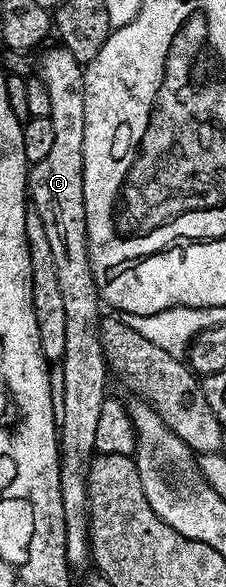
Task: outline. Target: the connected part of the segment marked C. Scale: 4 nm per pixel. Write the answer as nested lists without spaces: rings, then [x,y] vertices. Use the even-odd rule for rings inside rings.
[[[55,46],[48,53],[45,54],[41,60],[38,60],[38,79],[46,86],[46,91],[50,97],[50,130],[54,133],[54,138],[50,142],[50,154],[46,154],[46,158],[42,158],[42,162],[31,165],[28,173],[28,194],[30,197],[31,207],[38,214],[38,218],[42,218],[42,226],[46,230],[46,238],[50,238],[50,250],[54,254],[54,266],[58,266],[58,286],[62,290],[62,303],[66,310],[66,350],[64,357],[58,362],[60,368],[60,376],[58,372],[58,439],[60,442],[60,489],[62,490],[62,514],[66,522],[66,558],[68,559],[69,569],[77,570],[90,560],[90,549],[88,546],[88,468],[92,465],[92,458],[96,452],[96,435],[98,434],[98,417],[102,411],[102,402],[106,398],[104,387],[108,384],[108,376],[110,377],[110,369],[108,361],[104,358],[104,351],[102,350],[102,342],[100,341],[100,322],[102,319],[102,301],[100,292],[96,288],[94,282],[94,274],[90,266],[90,258],[88,257],[88,235],[86,234],[86,210],[84,209],[84,159],[82,158],[82,142],[86,138],[86,86],[84,85],[84,70],[85,65],[78,62],[78,58],[74,58],[74,54],[70,54],[70,50],[66,50],[63,46]]]

